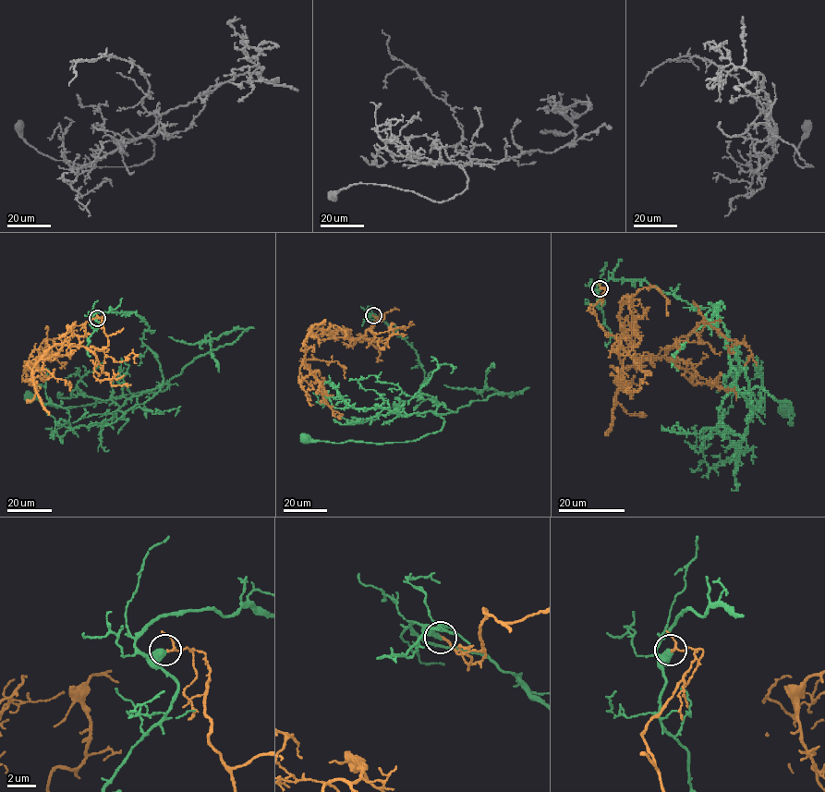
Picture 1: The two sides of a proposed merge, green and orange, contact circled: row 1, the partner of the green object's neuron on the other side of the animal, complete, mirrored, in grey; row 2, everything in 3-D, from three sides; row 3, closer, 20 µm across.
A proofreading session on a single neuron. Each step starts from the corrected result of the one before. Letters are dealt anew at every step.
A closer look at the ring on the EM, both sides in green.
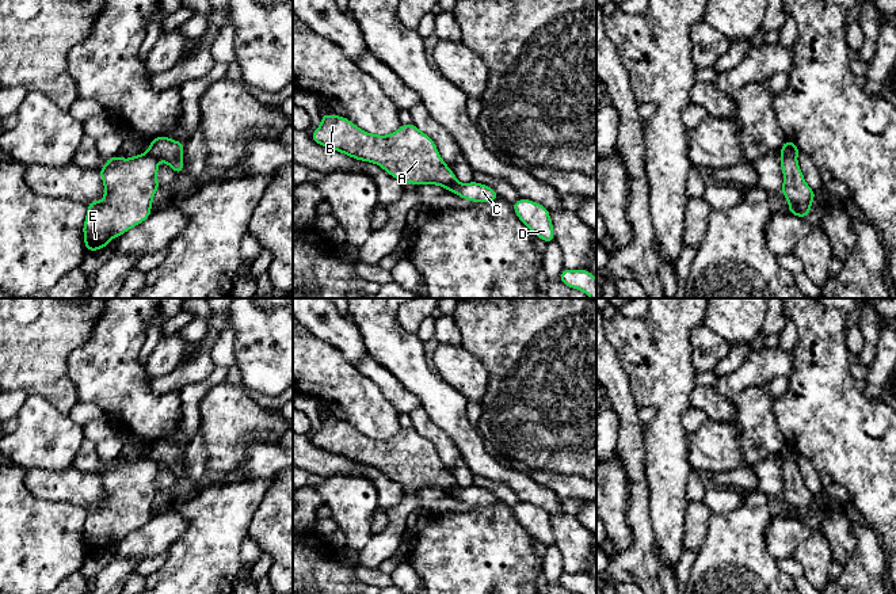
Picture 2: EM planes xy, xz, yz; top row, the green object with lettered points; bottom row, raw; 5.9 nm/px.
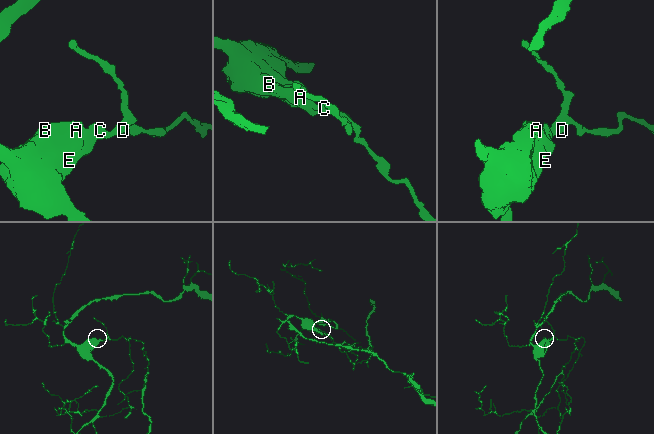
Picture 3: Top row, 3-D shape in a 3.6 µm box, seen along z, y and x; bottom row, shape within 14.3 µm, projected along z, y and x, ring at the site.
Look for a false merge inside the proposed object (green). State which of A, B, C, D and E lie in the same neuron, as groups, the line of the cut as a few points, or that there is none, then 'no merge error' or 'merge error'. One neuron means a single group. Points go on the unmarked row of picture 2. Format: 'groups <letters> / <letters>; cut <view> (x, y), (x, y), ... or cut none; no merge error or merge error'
groups A B E / C D; cut yz (782, 457), (795, 461); merge error

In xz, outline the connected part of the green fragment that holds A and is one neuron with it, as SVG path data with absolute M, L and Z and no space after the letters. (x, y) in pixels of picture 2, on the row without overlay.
M321 418L321 429L310 442L361 465L378 468L390 480L416 490L438 488L455 496L457 483L441 461L434 443L413 427L392 438L366 437L347 420Z

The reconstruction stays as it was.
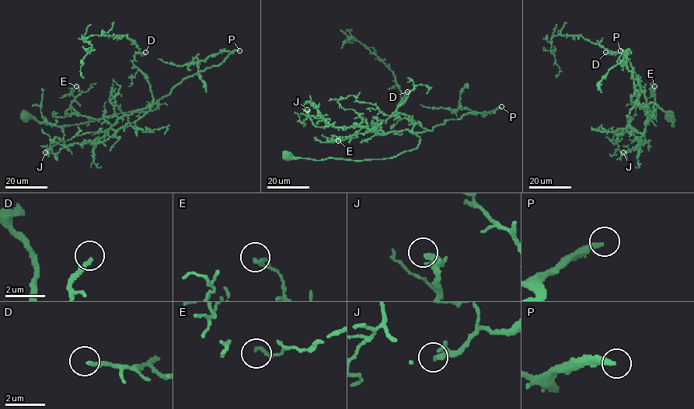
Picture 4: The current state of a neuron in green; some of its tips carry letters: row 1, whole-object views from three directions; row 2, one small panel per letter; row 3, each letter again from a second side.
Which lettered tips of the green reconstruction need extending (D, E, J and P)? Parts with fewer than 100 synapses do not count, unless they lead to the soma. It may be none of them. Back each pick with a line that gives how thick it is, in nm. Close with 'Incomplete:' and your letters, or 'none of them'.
P: calibre 280 nm
Incomplete: P

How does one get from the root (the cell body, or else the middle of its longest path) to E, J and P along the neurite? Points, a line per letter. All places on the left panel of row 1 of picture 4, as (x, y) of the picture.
E: (26, 116), (65, 126), (150, 112), (158, 103), (113, 125), (102, 119), (67, 116), (81, 92), (76, 86)
J: (26, 116), (65, 126), (150, 112), (158, 102), (120, 117), (99, 138), (57, 143), (45, 152)
P: (26, 116), (65, 126), (119, 113), (150, 112), (183, 79), (219, 65), (239, 50)

